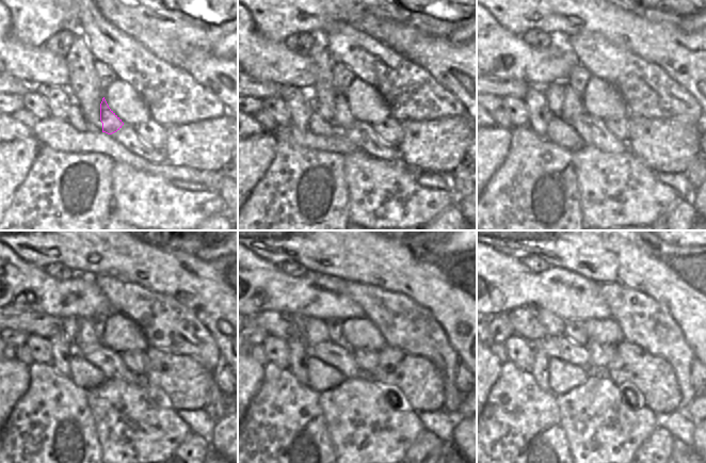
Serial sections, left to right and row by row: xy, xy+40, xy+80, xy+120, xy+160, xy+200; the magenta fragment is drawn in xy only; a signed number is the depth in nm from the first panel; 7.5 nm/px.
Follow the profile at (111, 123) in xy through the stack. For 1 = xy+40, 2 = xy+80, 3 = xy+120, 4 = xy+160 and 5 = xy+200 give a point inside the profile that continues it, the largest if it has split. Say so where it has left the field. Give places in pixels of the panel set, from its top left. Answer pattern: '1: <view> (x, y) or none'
1: xy+40 (341, 109)
2: xy+80 (573, 107)
3: xy+120 (86, 340)
4: xy+160 (315, 331)
5: xy+200 (555, 326)

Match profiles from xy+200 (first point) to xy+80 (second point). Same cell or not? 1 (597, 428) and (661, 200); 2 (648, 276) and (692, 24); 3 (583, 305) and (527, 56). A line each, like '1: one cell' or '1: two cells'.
1: one cell
2: two cells
3: one cell

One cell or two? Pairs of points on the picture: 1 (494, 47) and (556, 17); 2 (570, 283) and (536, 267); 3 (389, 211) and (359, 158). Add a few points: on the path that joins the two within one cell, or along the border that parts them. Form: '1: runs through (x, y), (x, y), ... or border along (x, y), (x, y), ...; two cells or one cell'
1: border along (497, 20), (509, 31), (522, 36); two cells
2: border along (520, 260), (534, 272), (542, 272), (548, 267); two cells
3: runs through (379, 201), (379, 190), (365, 172); one cell

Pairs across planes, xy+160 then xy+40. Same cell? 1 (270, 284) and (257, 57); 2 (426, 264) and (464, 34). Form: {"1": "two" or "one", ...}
{"1": "one", "2": "two"}

